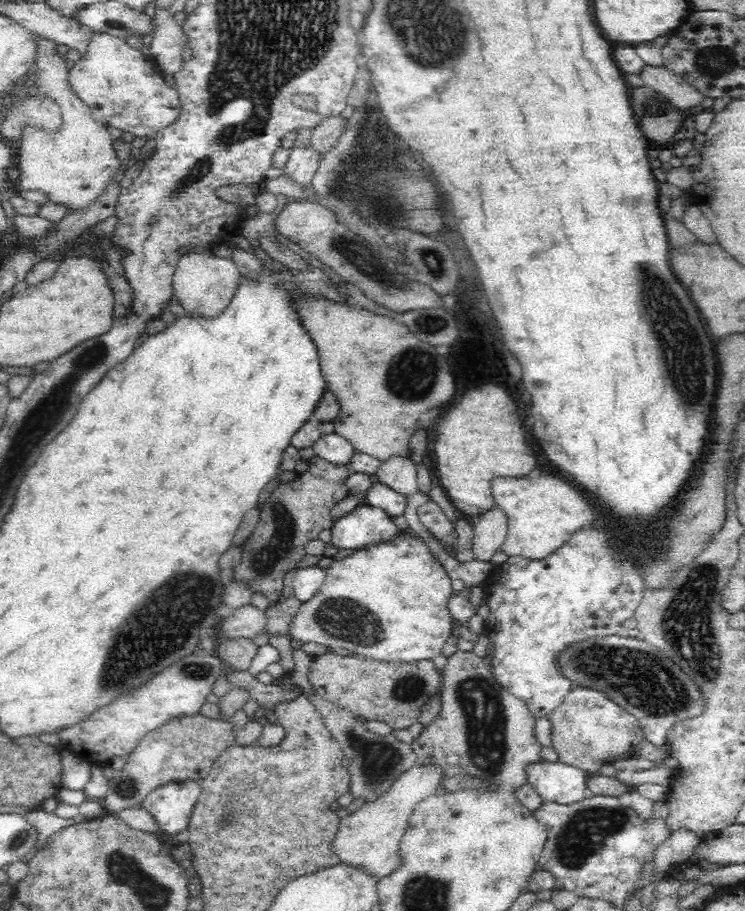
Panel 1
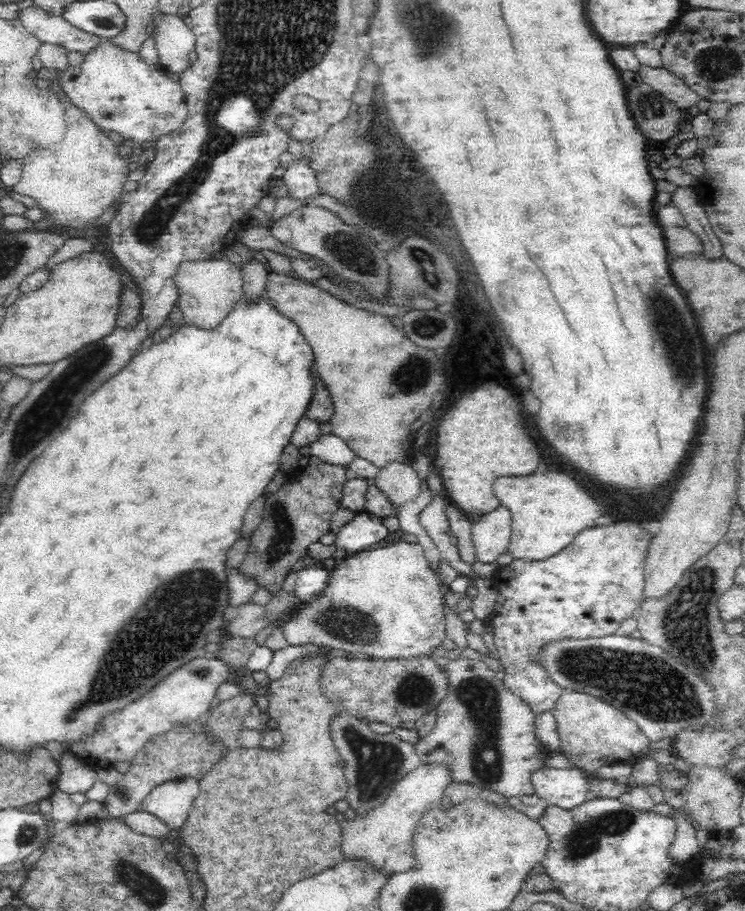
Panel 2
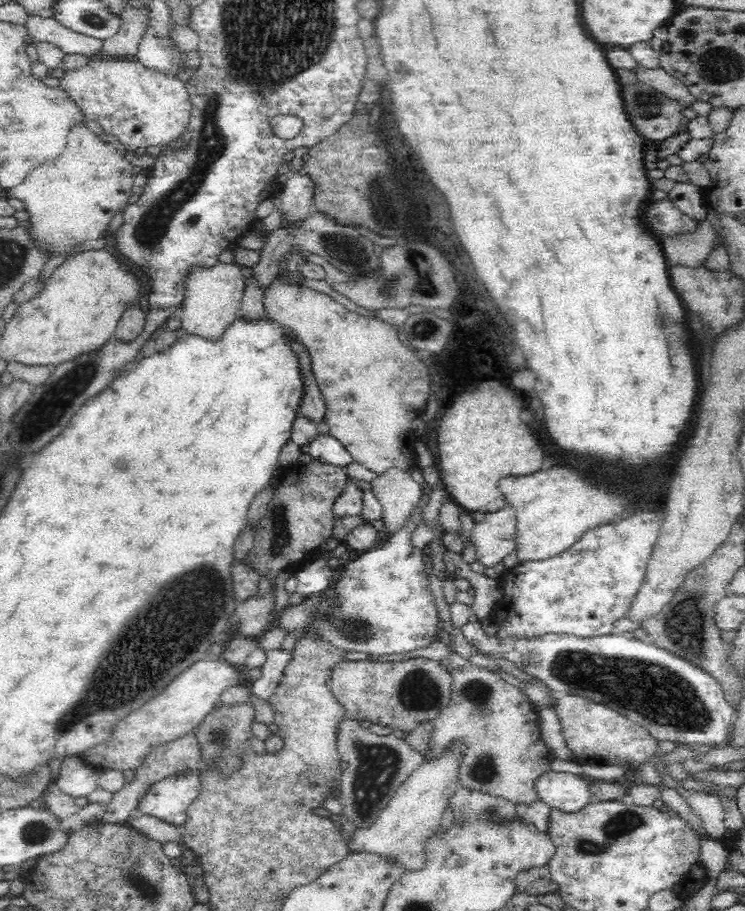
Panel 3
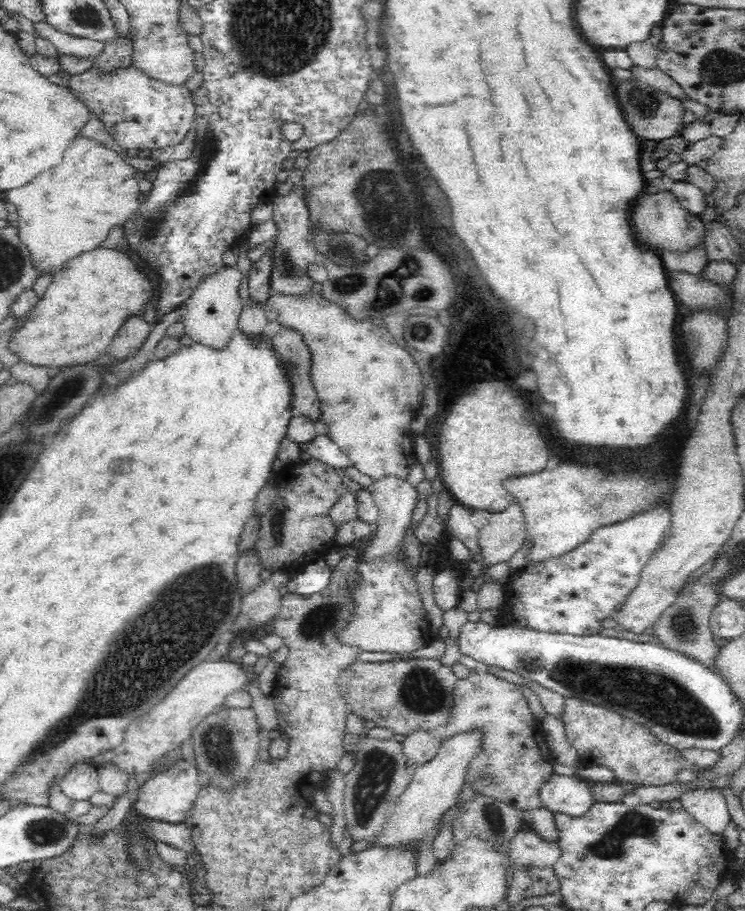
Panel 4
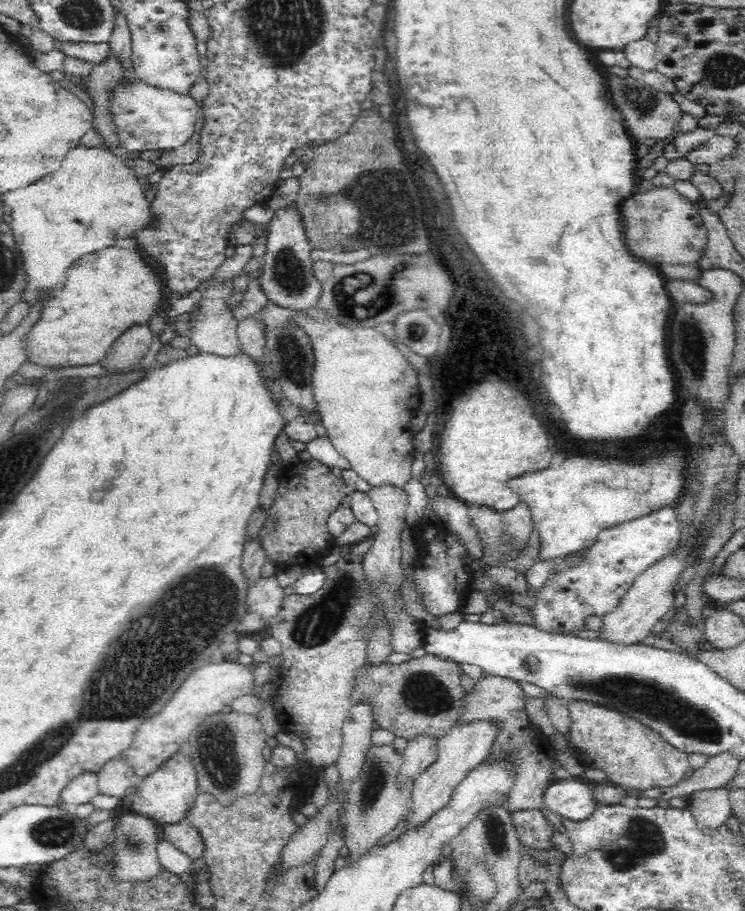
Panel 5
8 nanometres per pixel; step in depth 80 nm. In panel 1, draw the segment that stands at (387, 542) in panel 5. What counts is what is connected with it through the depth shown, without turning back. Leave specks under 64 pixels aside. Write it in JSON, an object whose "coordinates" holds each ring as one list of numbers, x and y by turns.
{"coordinates":[[392,456,386,462,381,462,376,475,380,482,409,497,419,492,416,466,406,456]]}

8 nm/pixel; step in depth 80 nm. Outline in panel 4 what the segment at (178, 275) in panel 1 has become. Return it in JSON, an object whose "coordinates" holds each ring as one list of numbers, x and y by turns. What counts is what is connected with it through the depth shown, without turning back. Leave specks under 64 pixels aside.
{"coordinates":[[228,265,200,277,192,287,188,300,183,303,180,321,184,323,185,334,193,341,200,341,215,349,221,349,228,342,229,336,237,329,243,307,243,300,240,298,241,277,242,273,236,267]]}

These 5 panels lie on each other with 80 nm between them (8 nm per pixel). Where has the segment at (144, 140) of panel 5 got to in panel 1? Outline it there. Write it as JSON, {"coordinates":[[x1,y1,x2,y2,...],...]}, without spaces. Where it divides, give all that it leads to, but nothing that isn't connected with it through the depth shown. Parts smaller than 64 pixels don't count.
{"coordinates":[[93,30,86,54,78,63,71,65,68,78,68,83,76,95,92,109,96,120,106,127,119,128,122,132,130,132,136,137,154,137,159,128,169,125,179,113,178,90,166,83,164,75,156,69,151,60,144,57,141,50,132,48,120,37]]}

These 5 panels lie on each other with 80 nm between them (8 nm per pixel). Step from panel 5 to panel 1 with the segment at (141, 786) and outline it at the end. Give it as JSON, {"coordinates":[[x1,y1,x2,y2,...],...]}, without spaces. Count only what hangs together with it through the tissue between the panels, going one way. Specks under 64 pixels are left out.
{"coordinates":[[182,780,150,792,141,802,141,807,152,815,160,832,184,836,200,793,200,783]]}

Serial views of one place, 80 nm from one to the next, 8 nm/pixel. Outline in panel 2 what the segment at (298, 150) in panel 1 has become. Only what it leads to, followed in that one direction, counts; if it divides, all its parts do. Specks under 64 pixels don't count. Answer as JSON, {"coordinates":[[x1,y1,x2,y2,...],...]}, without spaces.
{"coordinates":[[294,156,283,174,284,182,288,185,288,197,294,200,306,200,312,198,318,192,316,171,310,165,310,159,306,156]]}

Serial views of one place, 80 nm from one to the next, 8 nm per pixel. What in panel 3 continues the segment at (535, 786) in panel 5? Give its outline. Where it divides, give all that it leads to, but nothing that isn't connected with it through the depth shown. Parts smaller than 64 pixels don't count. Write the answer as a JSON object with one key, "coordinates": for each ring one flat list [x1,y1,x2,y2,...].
{"coordinates":[[471,662,462,668,447,668,451,682,451,697,448,704,440,710,440,716,433,720,433,733,429,736,428,748,422,753,424,762,446,756,446,752,457,744,461,750,459,758,458,780,462,787,499,796,510,800,512,804,533,803,538,799,534,779,550,770,552,755,540,738,537,712,529,700,526,700,517,687,504,681,500,675,490,672]]}

